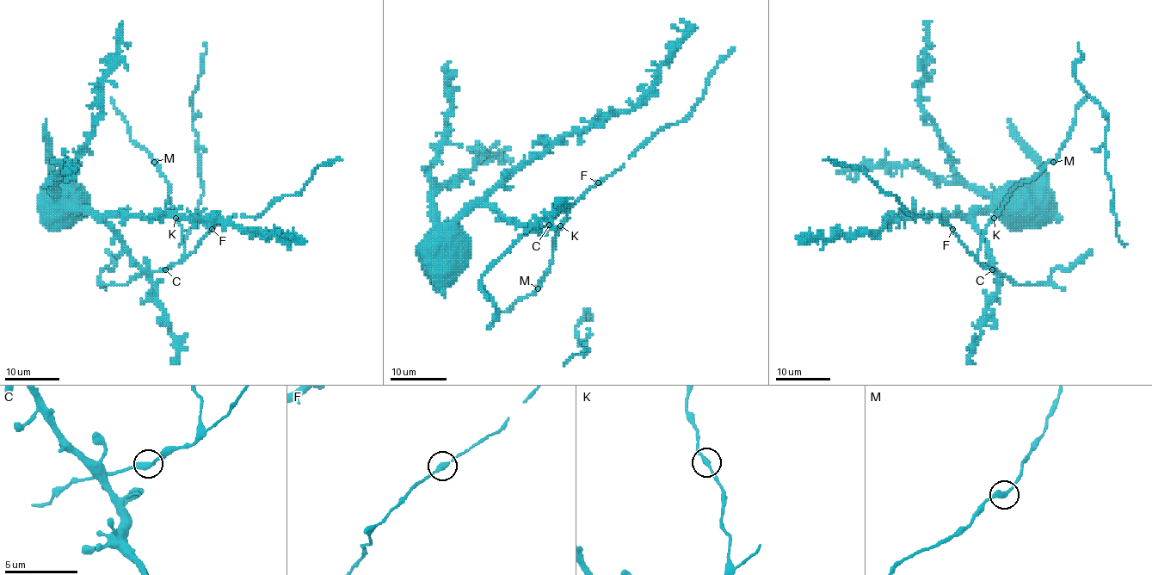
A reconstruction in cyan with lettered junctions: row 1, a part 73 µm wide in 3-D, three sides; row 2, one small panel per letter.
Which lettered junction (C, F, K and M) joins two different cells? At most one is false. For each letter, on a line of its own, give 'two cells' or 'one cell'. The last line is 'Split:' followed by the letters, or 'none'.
C: one cell
F: one cell
K: one cell
M: one cell
Split: none

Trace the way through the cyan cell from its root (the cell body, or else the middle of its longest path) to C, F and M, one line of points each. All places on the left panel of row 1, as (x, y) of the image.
C: (58, 197), (70, 209), (88, 209), (97, 215), (120, 241), (123, 249), (143, 268), (150, 272), (165, 269)
F: (58, 197), (70, 209), (88, 209), (97, 215), (123, 249), (150, 272), (165, 270), (184, 261), (211, 228)
M: (58, 197), (70, 209), (97, 215), (143, 268), (165, 270), (182, 260), (184, 246), (170, 186), (154, 162)

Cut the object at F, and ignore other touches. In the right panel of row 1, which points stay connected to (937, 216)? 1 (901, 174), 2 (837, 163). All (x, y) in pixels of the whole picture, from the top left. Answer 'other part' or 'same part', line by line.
1: other part
2: same part

